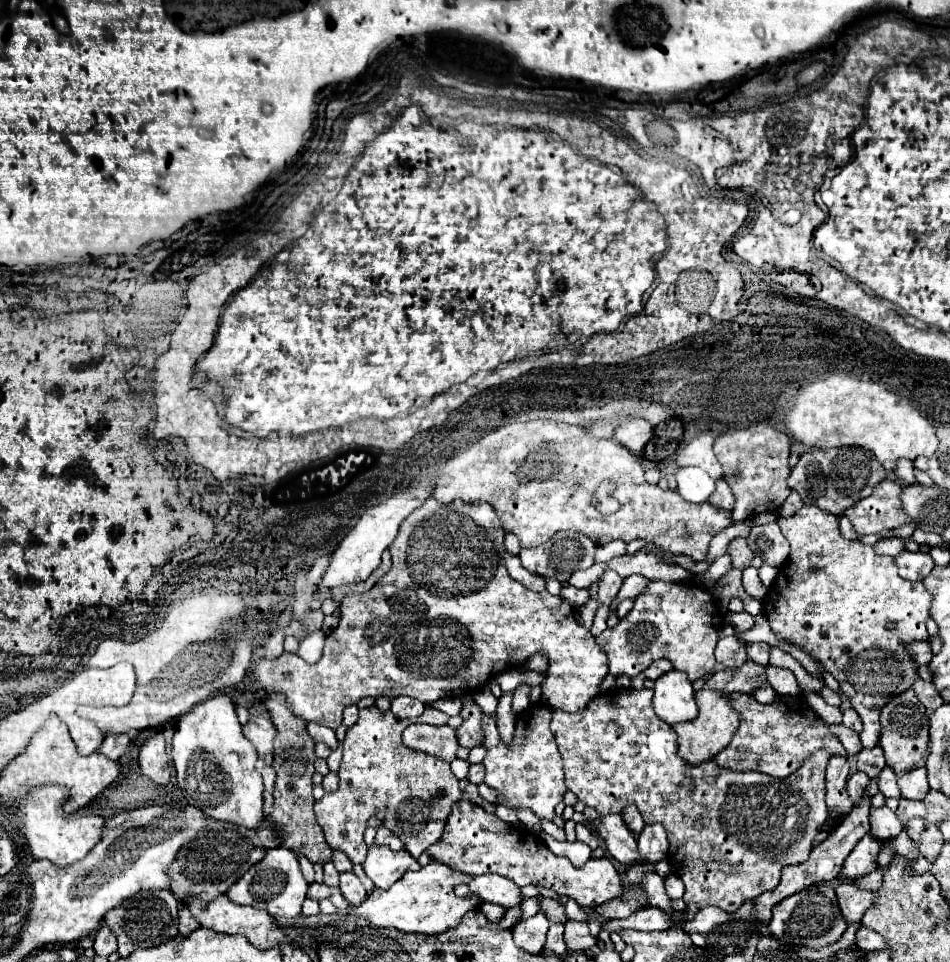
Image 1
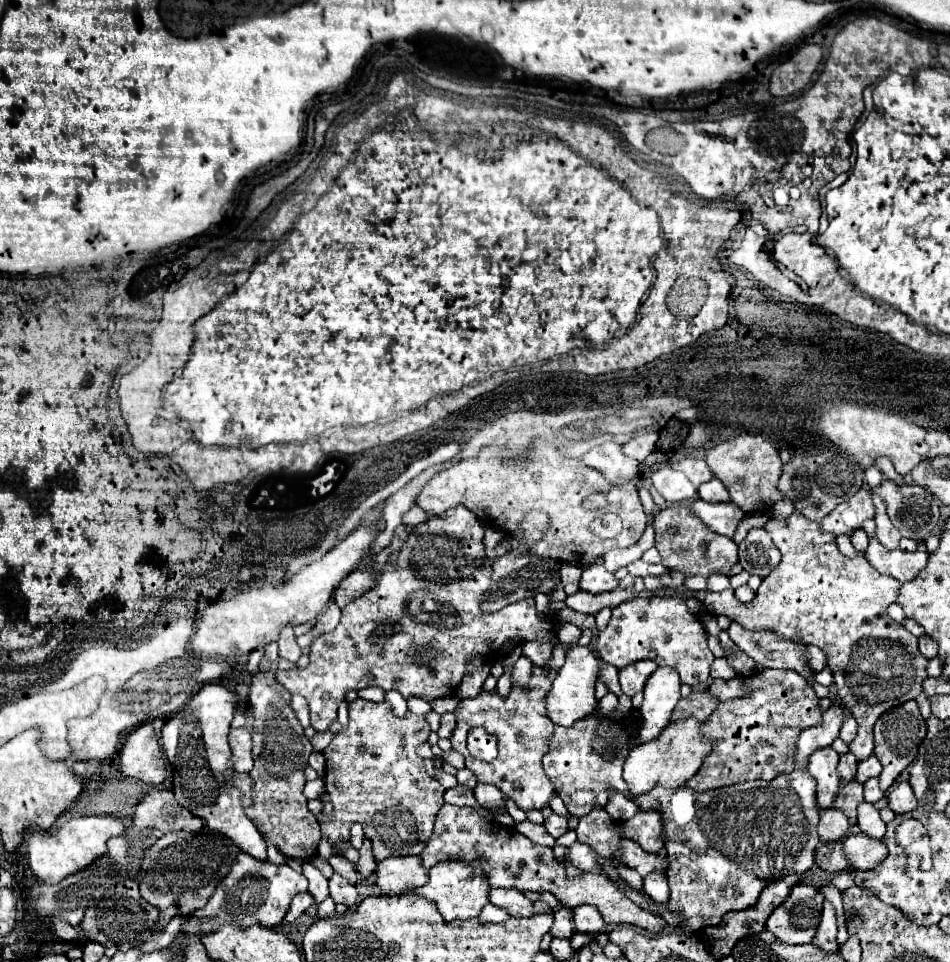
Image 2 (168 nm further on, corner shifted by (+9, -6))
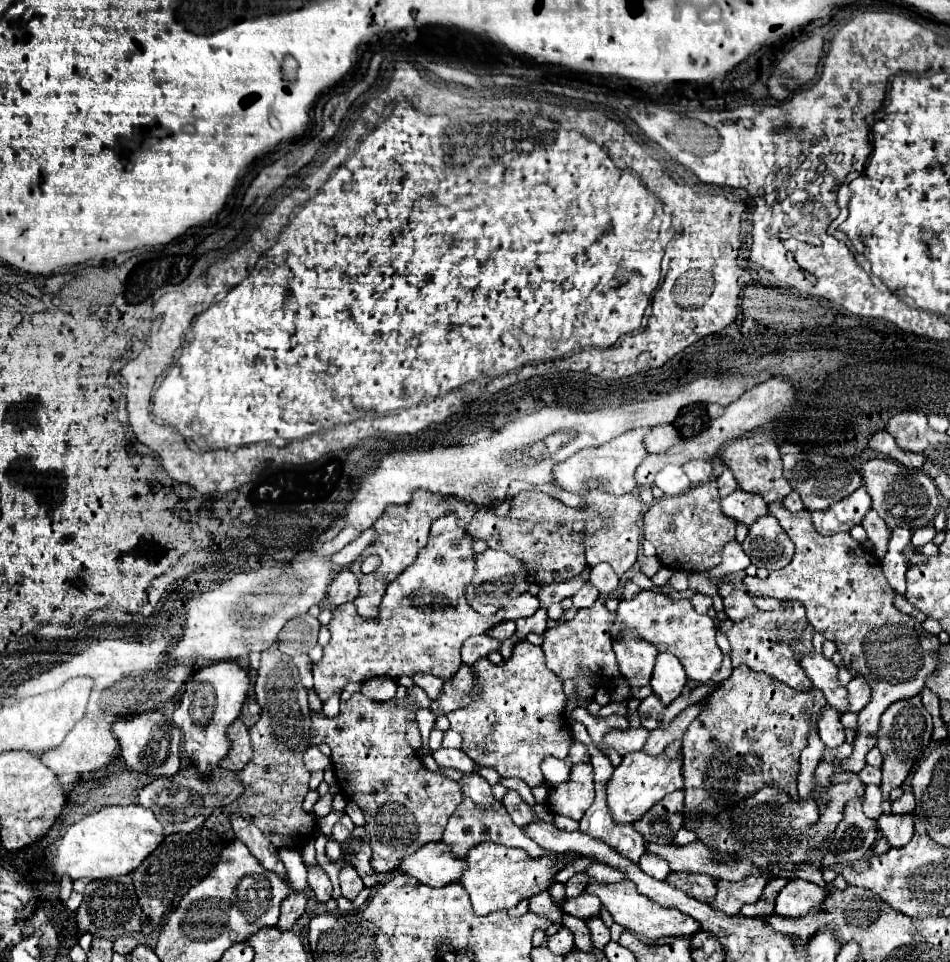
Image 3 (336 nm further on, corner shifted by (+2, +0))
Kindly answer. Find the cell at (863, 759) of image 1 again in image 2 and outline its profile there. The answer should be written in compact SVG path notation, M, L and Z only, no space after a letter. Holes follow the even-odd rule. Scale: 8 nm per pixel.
M872 754L872 756L868 756L866 760L860 760L860 762L858 762L856 780L864 784L866 780L870 780L870 778L878 776L878 774L880 774L880 770L882 770L882 764L880 764L880 760Z

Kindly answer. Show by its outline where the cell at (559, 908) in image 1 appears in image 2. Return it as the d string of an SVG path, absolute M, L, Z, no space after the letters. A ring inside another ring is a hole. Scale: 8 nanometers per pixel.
M558 908L554 910L554 926L550 930L550 934L554 938L566 938L566 936L572 936L574 934L574 928L572 928L572 916L570 916L570 910L568 908Z

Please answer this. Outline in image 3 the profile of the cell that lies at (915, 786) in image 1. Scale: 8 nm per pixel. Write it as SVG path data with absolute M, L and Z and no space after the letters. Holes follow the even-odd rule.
M905 792L901 798L891 802L891 812L893 814L907 814L915 810L915 796L911 792Z

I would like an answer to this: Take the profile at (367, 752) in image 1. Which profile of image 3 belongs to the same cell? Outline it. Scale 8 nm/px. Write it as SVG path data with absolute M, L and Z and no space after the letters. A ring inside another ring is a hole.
M361 692L353 694L347 702L341 702L341 712L333 718L327 718L323 712L311 712L311 744L325 742L331 748L331 762L337 786L349 800L357 802L365 816L365 830L373 850L371 866L375 872L393 872L395 868L399 868L401 858L413 854L427 842L441 840L449 816L463 800L457 782L437 772L429 772L419 760L419 756L409 748L405 740L405 726L409 722L407 714L409 708L405 708L403 700L373 702L365 698Z

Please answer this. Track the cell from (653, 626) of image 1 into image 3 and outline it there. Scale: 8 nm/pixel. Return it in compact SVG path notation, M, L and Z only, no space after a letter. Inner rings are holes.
M639 592L635 600L619 602L613 636L631 628L643 640L651 642L659 652L671 652L683 664L687 678L695 684L705 684L721 668L723 654L715 642L715 622L707 614L697 614L691 600L671 600L657 592Z

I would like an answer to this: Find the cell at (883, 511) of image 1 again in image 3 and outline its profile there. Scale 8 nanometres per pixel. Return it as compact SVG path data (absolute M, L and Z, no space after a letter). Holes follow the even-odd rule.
M861 486L851 496L835 502L827 512L813 512L811 520L819 534L831 536L837 532L849 532L855 524L863 520L869 508L871 508L871 498Z

